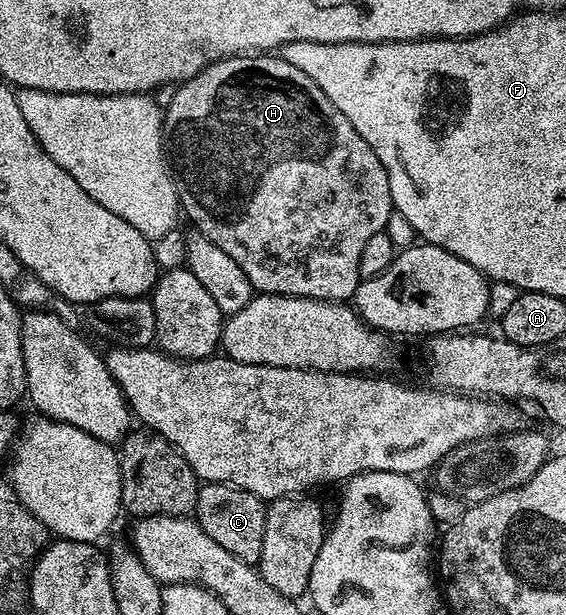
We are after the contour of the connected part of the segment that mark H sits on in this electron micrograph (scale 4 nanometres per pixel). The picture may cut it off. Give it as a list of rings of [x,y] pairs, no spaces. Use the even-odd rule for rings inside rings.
[[[250,53],[231,59],[220,59],[207,65],[195,77],[176,88],[177,91],[163,107],[161,125],[161,141],[165,145],[165,157],[169,164],[173,184],[177,186],[177,201],[180,210],[198,227],[200,238],[211,241],[247,273],[247,281],[251,281],[254,292],[262,295],[290,295],[291,297],[307,297],[322,299],[328,303],[340,303],[352,300],[357,286],[361,284],[359,273],[359,257],[363,254],[363,245],[375,233],[384,231],[387,221],[393,212],[391,185],[387,181],[387,169],[383,169],[383,161],[375,157],[375,149],[355,133],[355,125],[331,105],[327,93],[303,73],[303,69],[295,69],[287,60],[273,53]]]

